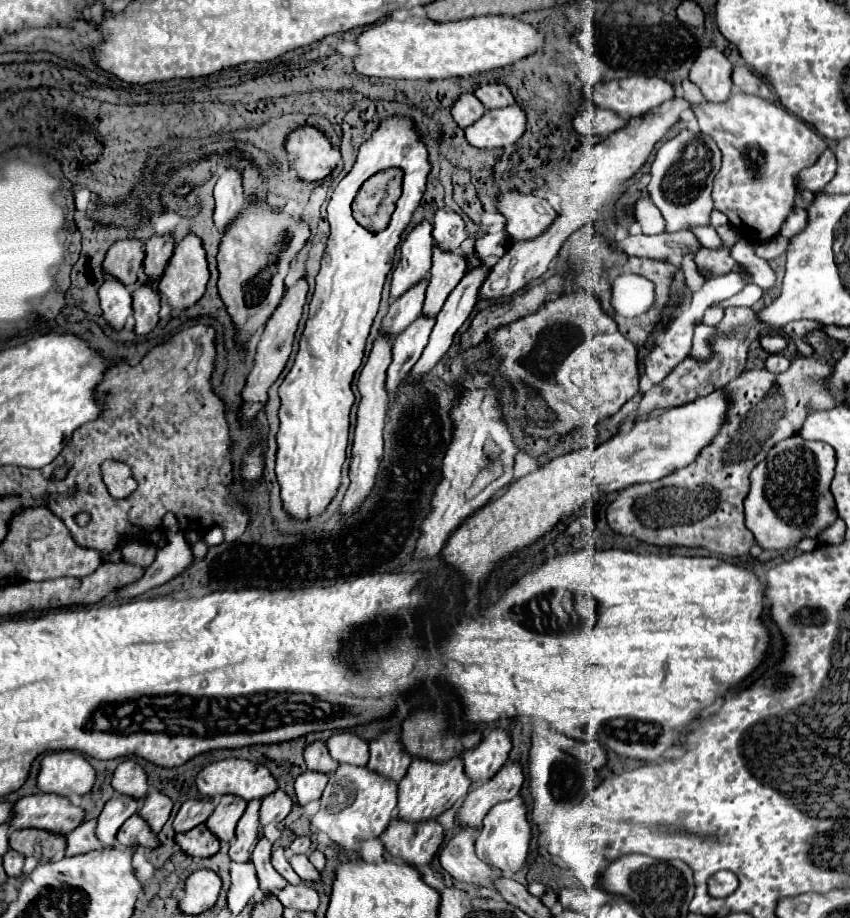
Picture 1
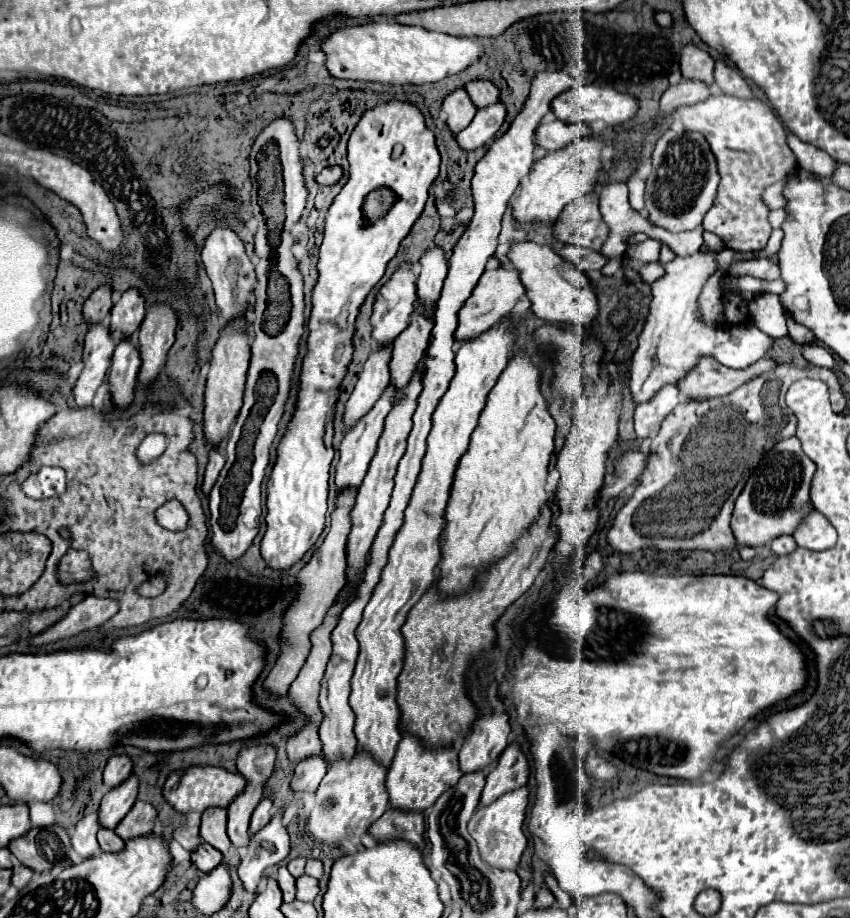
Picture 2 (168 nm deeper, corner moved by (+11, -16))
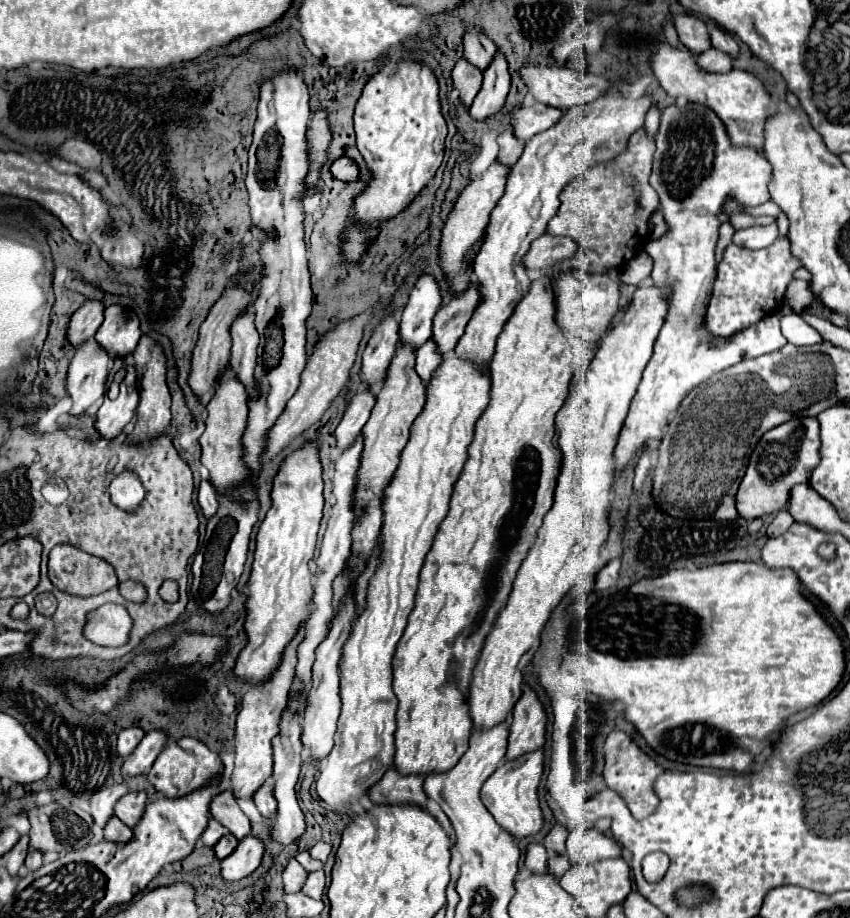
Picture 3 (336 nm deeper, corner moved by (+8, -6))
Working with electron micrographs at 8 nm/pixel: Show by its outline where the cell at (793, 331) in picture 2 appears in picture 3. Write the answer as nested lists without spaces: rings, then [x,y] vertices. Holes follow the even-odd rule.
[[[793,280],[791,286],[785,292],[787,304],[799,314],[803,308],[809,308],[813,304],[813,292],[809,290],[809,282],[805,280]]]

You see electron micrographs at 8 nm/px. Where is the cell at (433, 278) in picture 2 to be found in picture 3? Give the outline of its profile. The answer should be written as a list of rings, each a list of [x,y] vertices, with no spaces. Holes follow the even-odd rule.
[[[423,274],[415,288],[411,290],[411,298],[401,314],[399,322],[399,340],[401,344],[409,344],[413,350],[425,344],[431,338],[433,316],[441,306],[439,284],[433,276]]]

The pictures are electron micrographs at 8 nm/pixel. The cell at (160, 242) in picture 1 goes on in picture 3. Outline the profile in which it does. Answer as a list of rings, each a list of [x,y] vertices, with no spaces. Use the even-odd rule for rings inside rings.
[[[117,304],[105,308],[105,320],[95,334],[95,340],[111,358],[127,358],[135,350],[139,338],[139,318],[133,312],[125,312]]]

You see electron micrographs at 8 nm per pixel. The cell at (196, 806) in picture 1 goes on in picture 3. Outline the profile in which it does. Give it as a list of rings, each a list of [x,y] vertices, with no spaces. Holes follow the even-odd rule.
[[[211,818],[209,820],[209,826],[207,826],[207,830],[203,832],[203,836],[201,836],[201,840],[203,840],[203,844],[205,846],[215,846],[217,842],[219,842],[219,838],[221,836],[225,836],[227,832],[223,830],[223,826],[215,820],[215,818]]]

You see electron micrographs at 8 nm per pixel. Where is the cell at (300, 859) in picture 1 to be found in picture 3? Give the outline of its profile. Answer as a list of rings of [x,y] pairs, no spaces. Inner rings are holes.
[[[317,870],[317,872],[311,872],[305,886],[303,886],[303,894],[315,898],[315,900],[321,900],[323,896],[323,890],[325,890],[325,872],[323,870]]]

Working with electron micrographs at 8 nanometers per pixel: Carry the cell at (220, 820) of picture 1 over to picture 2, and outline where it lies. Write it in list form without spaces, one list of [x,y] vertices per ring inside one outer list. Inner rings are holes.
[[[208,808],[202,814],[202,826],[200,826],[202,840],[206,840],[210,846],[214,846],[222,854],[226,854],[232,846],[226,834],[226,816],[228,814],[224,808]]]

